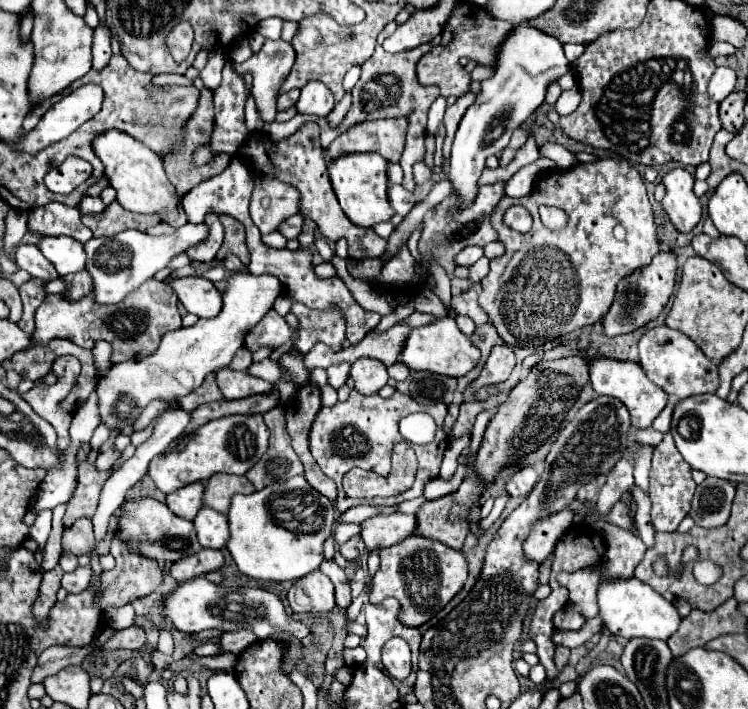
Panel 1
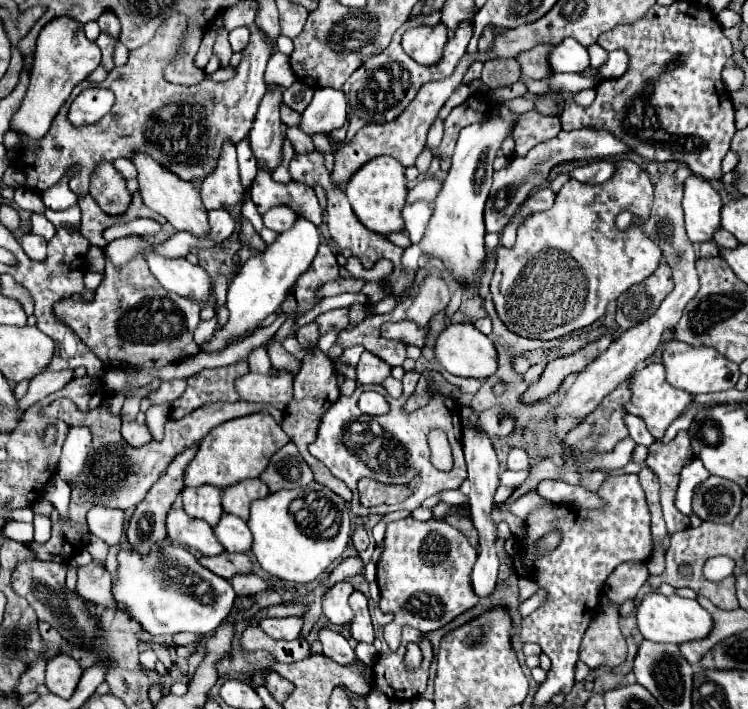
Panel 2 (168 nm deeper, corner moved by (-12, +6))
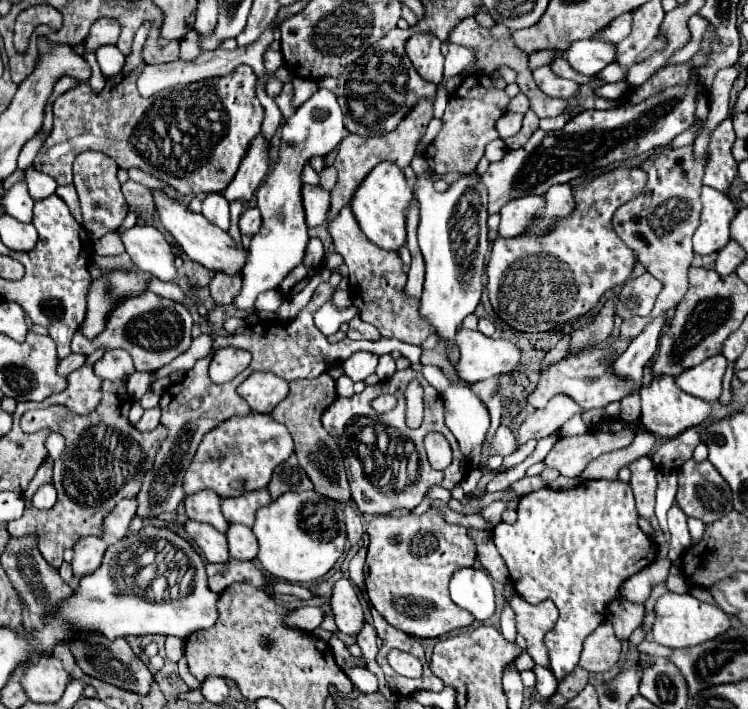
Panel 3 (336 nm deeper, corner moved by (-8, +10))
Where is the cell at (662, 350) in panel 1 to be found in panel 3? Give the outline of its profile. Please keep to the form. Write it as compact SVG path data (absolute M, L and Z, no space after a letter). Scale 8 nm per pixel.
M720 355L710 357L702 365L696 365L696 369L688 369L688 373L682 373L682 377L676 377L676 385L680 385L682 391L702 399L702 401L718 401L722 395L722 377L726 371L728 361Z

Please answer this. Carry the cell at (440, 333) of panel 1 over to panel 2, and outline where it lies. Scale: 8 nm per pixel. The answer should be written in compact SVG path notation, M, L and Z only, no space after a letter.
M450 323L448 327L444 327L444 331L438 335L434 343L434 359L448 373L458 377L486 379L498 367L498 357L496 357L496 349L492 341L484 333L480 333L472 323Z

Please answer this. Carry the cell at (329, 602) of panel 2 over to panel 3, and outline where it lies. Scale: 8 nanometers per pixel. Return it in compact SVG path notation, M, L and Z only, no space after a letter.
M346 579L336 581L334 593L330 599L332 599L330 605L332 605L332 613L334 613L338 629L346 635L356 637L364 627L364 611L362 611L362 605L360 605L350 581L346 581Z

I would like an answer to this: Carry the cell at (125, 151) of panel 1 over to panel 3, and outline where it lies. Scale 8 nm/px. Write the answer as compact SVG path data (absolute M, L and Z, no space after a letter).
M154 191L154 203L156 203L156 209L160 213L160 221L164 225L164 229L168 233L172 233L172 237L180 243L180 247L184 249L184 253L204 265L206 269L210 271L216 271L216 273L226 273L230 277L234 275L242 275L242 269L244 269L244 263L248 259L248 249L238 245L230 235L228 231L222 231L220 227L212 225L204 215L200 213L190 213L186 209L186 205L178 203L176 199L170 199L164 191Z

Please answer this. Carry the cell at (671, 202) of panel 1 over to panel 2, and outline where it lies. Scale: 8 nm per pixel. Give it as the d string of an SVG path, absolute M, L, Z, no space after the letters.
M690 175L684 181L686 233L692 243L702 243L712 237L714 229L720 225L720 195L704 179Z

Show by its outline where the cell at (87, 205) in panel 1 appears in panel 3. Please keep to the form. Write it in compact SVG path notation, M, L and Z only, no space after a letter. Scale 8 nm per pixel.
M84 151L74 159L74 187L82 207L82 227L94 241L110 231L116 231L122 225L124 213L128 209L120 191L120 183L116 179L116 171L116 161L112 161L112 157L106 157L104 153Z

